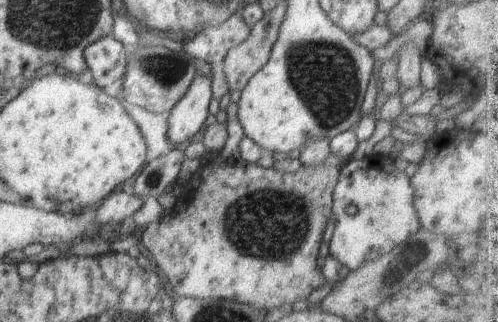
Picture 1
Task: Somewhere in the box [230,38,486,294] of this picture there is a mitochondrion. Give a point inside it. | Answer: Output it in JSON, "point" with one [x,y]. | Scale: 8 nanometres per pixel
{"point":[325,74]}

